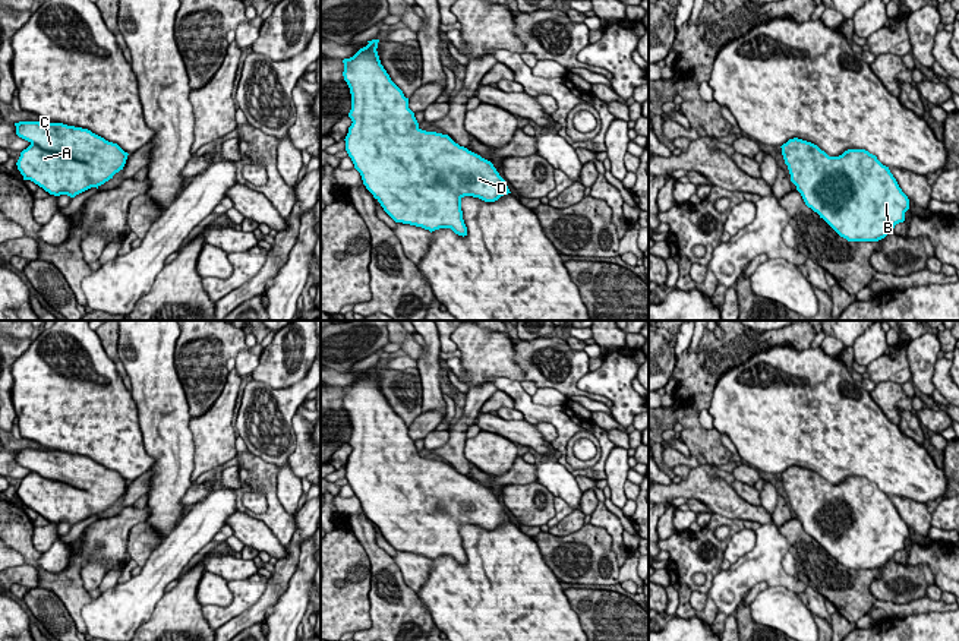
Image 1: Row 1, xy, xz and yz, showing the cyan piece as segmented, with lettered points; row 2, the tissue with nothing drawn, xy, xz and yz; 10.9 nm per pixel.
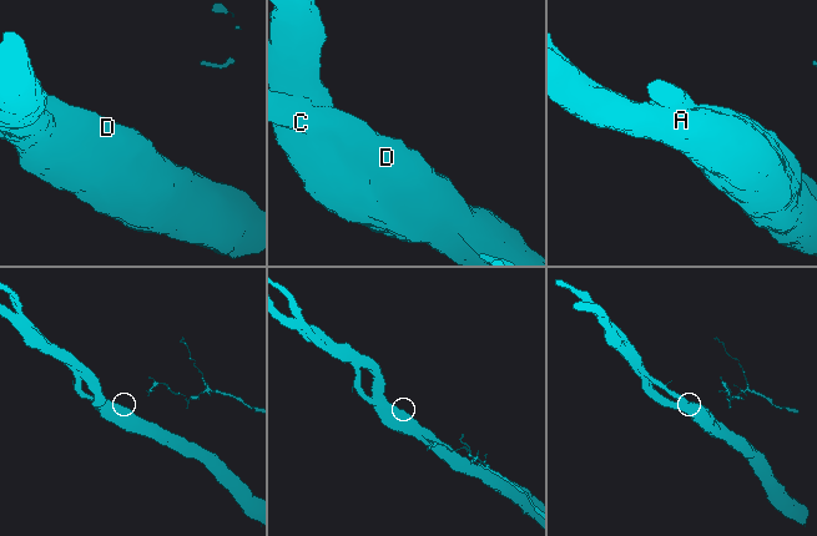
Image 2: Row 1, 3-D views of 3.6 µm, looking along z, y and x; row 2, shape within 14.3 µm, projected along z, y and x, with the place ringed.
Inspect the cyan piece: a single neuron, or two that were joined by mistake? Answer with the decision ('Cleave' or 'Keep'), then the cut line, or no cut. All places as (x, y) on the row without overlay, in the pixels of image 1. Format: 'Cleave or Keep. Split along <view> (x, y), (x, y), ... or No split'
Keep. No split

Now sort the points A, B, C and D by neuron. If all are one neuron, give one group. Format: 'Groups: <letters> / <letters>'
Groups: A B C D

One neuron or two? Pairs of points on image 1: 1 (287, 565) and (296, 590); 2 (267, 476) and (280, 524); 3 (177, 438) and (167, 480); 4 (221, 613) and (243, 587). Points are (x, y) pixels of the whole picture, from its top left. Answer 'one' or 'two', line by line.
1: two
2: one
3: one
4: one

